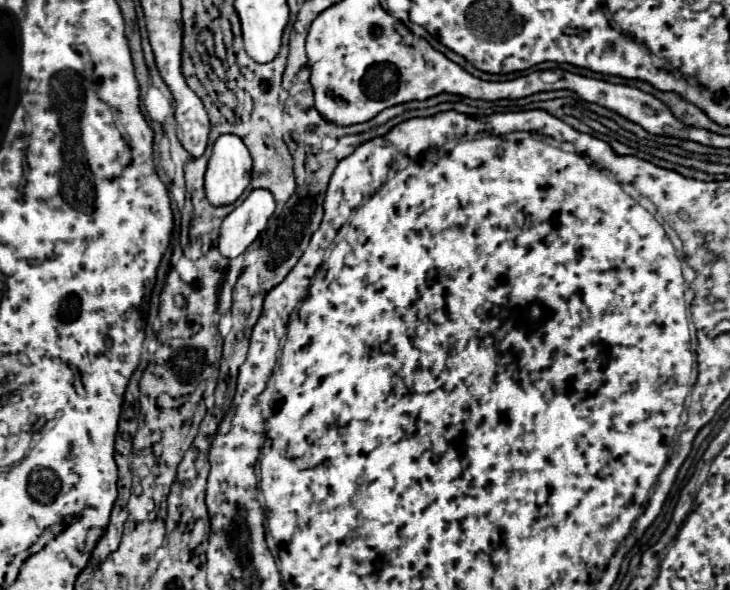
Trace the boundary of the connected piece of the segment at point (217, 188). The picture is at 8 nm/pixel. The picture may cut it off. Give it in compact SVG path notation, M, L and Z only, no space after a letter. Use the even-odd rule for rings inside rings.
M224 134L214 142L204 176L206 198L212 206L234 204L250 184L252 158L244 142L234 134Z

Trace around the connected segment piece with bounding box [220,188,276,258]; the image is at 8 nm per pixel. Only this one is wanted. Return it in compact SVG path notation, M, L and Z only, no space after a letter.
M252 190L252 194L224 218L220 228L220 252L226 258L242 254L267 228L274 208L276 204L270 190Z

